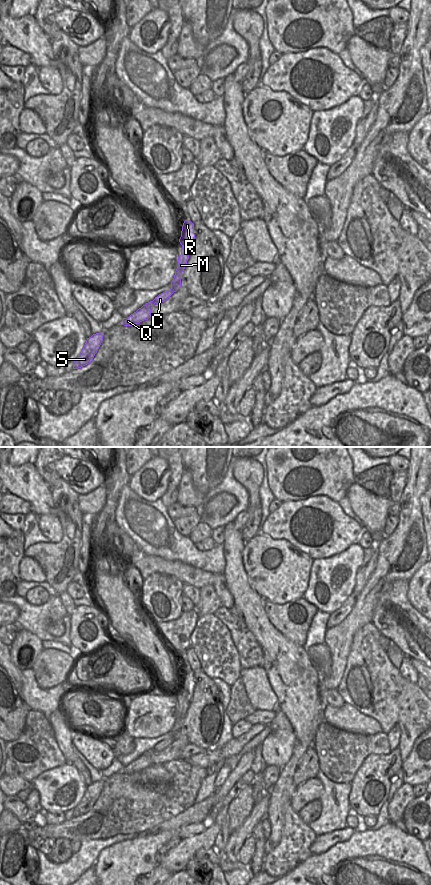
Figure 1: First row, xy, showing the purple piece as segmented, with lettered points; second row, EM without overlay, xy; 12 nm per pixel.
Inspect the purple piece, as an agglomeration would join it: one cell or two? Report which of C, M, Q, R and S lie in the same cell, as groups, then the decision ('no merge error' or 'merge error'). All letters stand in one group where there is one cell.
C M / Q R S; merge error

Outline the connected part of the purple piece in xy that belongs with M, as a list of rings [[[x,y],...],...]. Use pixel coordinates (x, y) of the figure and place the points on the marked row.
[[[180,242],[180,244],[182,245],[181,255],[178,257],[178,265],[175,271],[174,278],[171,282],[171,289],[155,297],[153,301],[156,304],[161,304],[162,302],[166,301],[174,292],[176,292],[181,287],[182,272],[186,267],[189,255],[185,250],[184,244],[182,242]]]

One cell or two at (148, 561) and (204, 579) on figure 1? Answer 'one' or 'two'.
one

